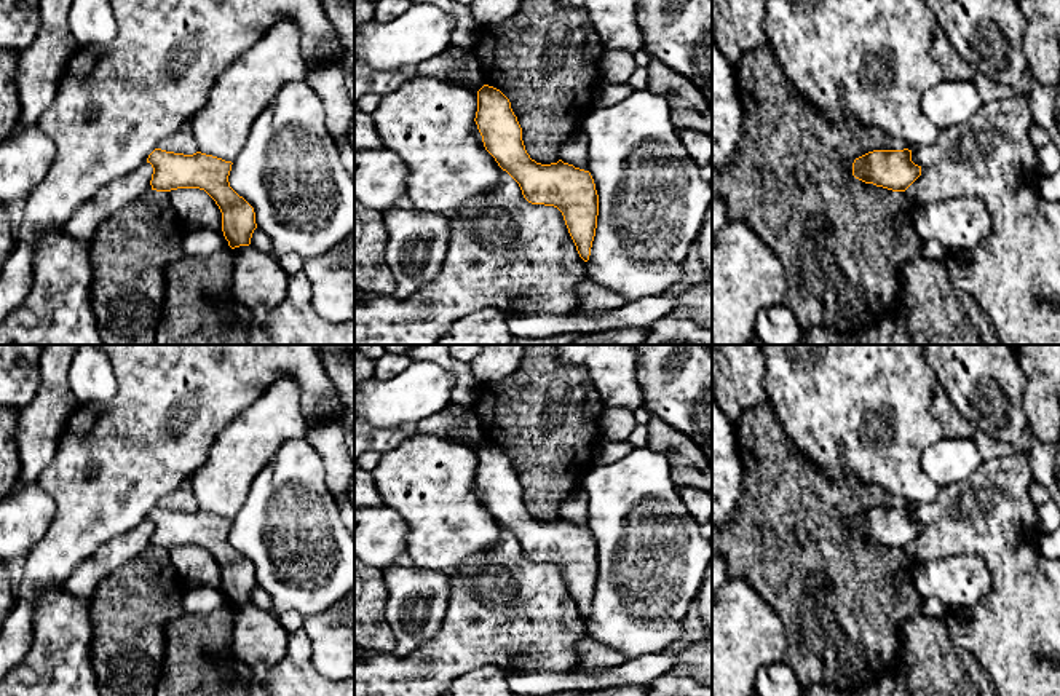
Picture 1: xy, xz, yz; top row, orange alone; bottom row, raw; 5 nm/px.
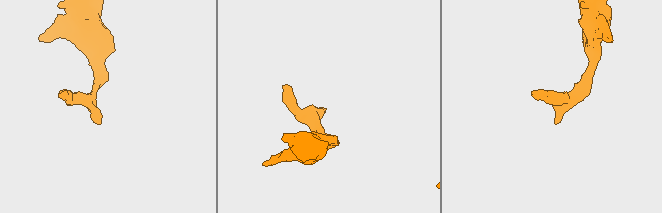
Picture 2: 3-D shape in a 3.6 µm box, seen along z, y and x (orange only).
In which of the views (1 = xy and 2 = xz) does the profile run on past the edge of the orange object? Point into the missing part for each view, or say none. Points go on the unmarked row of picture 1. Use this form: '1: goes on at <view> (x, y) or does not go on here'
1: does not go on here
2: does not go on here

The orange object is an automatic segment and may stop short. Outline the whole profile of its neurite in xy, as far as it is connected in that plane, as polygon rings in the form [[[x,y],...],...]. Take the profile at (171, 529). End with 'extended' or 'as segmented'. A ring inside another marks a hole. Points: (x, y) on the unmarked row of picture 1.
[[[155,506],[147,520],[152,522],[152,548],[177,546],[204,548],[222,570],[222,589],[231,607],[249,603],[255,581],[254,565],[239,554],[228,540],[231,519],[196,509],[193,512]]]; as segmented

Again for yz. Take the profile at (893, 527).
[[[873,508],[852,520],[852,533],[892,549],[905,549],[920,533],[921,524],[912,519],[912,508]]]; as segmented

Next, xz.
[[[484,442],[477,449],[474,479],[485,508],[519,541],[524,556],[562,570],[579,615],[587,619],[599,573],[599,552],[591,530],[562,517],[551,522],[532,517],[509,457],[493,444]]]; as segmented

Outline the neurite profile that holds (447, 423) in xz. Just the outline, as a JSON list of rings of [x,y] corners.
[[[455,404],[447,405],[444,410],[418,421],[412,429],[418,434],[436,434],[445,441],[477,449],[485,442],[482,439],[469,439],[463,434],[463,418],[468,409]]]

